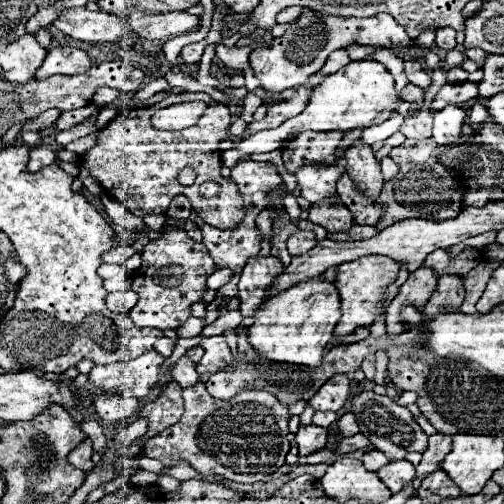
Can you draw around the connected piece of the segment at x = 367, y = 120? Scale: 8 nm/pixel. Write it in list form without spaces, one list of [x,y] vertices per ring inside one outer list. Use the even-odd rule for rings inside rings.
[[[374,60],[350,62],[346,68],[338,70],[336,74],[326,76],[326,80],[318,88],[312,90],[310,102],[302,114],[286,120],[274,130],[262,130],[254,136],[242,138],[240,144],[234,142],[234,146],[222,154],[222,166],[234,168],[234,164],[240,162],[244,156],[252,156],[256,152],[272,152],[276,150],[276,144],[296,138],[302,130],[348,132],[356,128],[368,128],[374,124],[382,124],[394,112],[396,102],[398,102],[398,92],[394,90],[394,78],[380,62],[374,62]]]

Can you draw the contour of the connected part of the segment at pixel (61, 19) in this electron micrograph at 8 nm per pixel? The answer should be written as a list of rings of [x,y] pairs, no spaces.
[[[84,6],[64,8],[60,16],[52,22],[52,26],[84,42],[118,42],[128,32],[128,28],[118,16],[102,10],[92,12]]]

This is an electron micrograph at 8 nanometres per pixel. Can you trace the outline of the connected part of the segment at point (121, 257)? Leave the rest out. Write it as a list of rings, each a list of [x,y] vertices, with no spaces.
[[[124,244],[124,246],[118,246],[106,254],[102,254],[102,262],[108,262],[108,264],[124,264],[126,258],[130,258],[134,254],[134,248]]]

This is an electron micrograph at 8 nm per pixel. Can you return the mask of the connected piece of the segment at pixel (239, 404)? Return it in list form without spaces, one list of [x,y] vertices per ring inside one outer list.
[[[198,380],[194,386],[184,388],[184,402],[186,410],[176,426],[166,428],[158,436],[150,438],[144,444],[144,456],[156,458],[164,462],[164,466],[174,466],[178,460],[188,460],[188,464],[202,476],[220,476],[222,480],[240,482],[240,484],[256,484],[264,482],[270,474],[274,474],[282,464],[290,450],[288,442],[288,422],[290,422],[290,410],[286,404],[280,404],[276,396],[264,390],[240,390],[230,400],[216,400],[208,394],[206,384]]]

